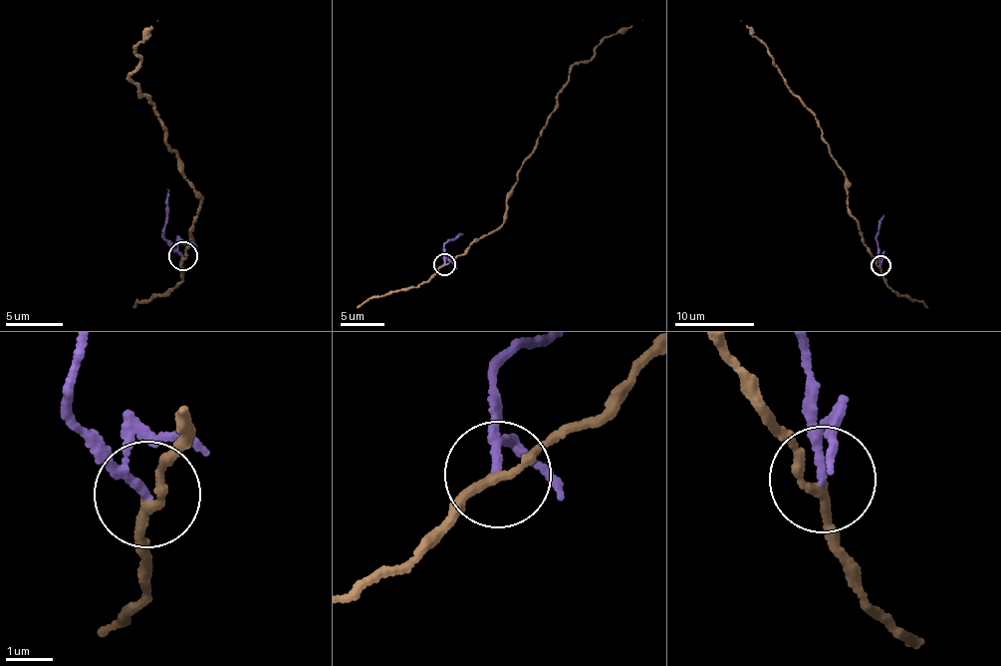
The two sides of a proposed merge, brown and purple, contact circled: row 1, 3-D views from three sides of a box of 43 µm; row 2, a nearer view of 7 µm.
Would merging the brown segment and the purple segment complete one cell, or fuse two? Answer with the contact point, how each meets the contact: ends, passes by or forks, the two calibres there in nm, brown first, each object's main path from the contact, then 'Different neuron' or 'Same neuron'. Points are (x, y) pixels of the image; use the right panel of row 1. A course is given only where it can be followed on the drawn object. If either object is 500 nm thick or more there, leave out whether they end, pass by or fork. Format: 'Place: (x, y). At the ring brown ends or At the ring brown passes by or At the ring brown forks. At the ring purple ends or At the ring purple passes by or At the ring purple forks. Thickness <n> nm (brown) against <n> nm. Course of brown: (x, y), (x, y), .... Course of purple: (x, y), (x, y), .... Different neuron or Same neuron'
Place: (880, 265). At the ring brown passes by. At the ring purple ends. Thickness 170 nm (brown) against 180 nm. Course of brown: (879, 266), (862, 242), (845, 174), (829, 153), (815, 119), (792, 93), (761, 40), (741, 20). Course of purple: (879, 264), (876, 243), (878, 219), (883, 214). Different neuron

